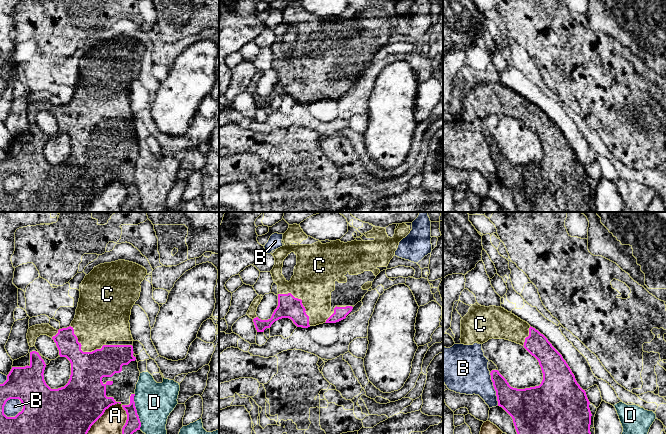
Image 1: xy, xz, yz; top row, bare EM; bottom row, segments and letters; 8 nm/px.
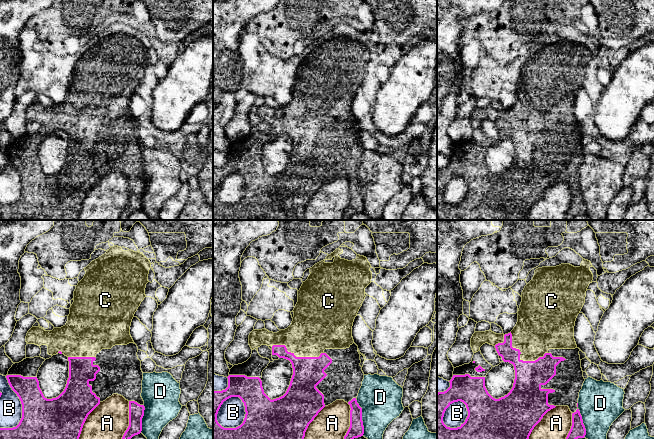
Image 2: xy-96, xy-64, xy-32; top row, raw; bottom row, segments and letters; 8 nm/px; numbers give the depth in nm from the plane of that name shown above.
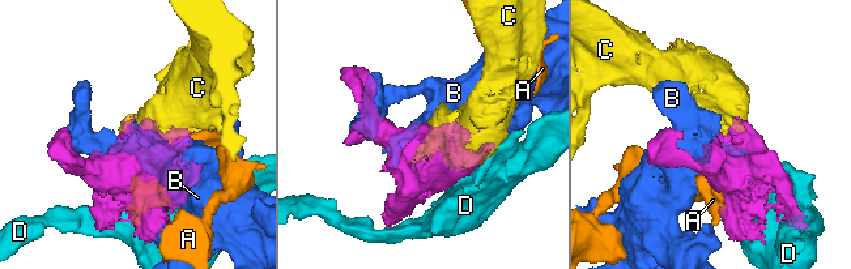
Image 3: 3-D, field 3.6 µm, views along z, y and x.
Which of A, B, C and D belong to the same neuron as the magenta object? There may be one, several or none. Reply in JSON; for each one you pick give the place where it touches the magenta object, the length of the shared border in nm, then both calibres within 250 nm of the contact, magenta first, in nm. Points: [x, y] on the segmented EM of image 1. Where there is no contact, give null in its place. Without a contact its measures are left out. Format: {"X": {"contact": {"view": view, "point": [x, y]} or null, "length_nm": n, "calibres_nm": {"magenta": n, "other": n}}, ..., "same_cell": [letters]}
{"C": {"contact": {"view": "xy", "point": [81, 350]}, "length_nm": 320, "calibres_nm": {"magenta": 280, "other": 340}}, "same_cell": ["C"]}

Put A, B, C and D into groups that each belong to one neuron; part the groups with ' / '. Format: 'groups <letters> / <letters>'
groups A / B / C / D

